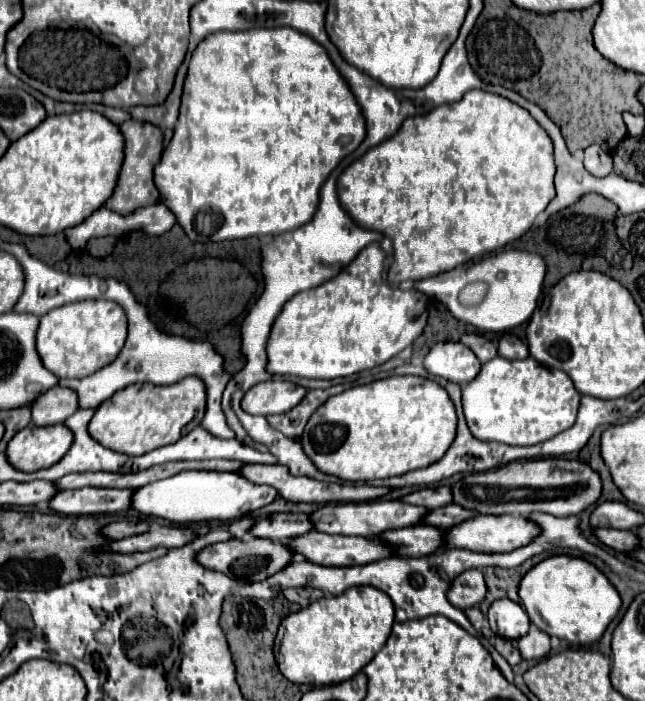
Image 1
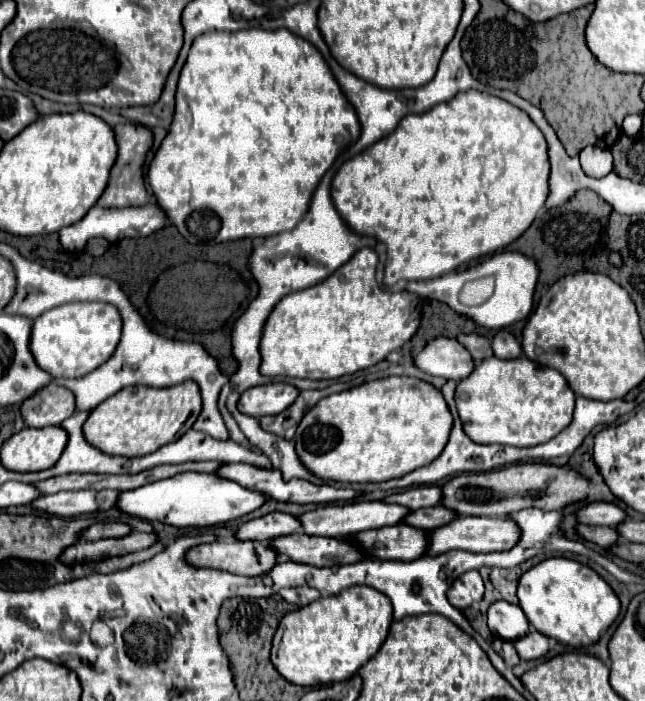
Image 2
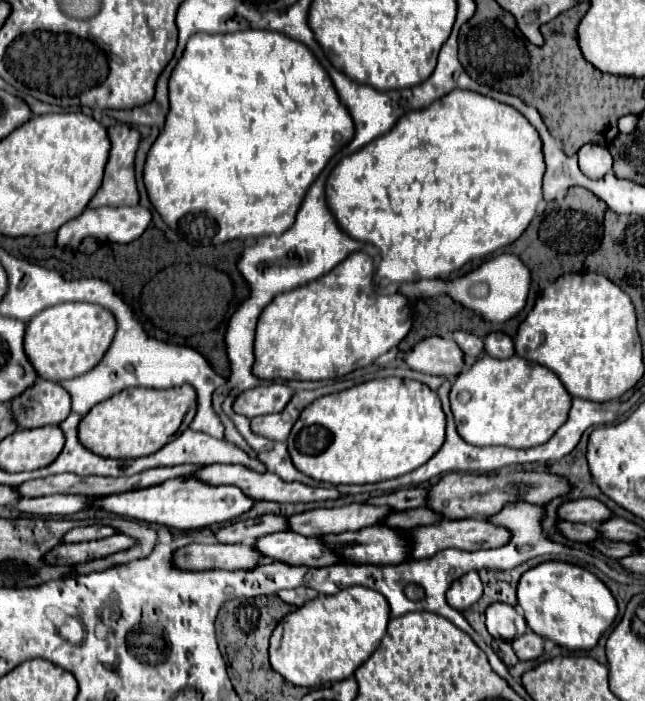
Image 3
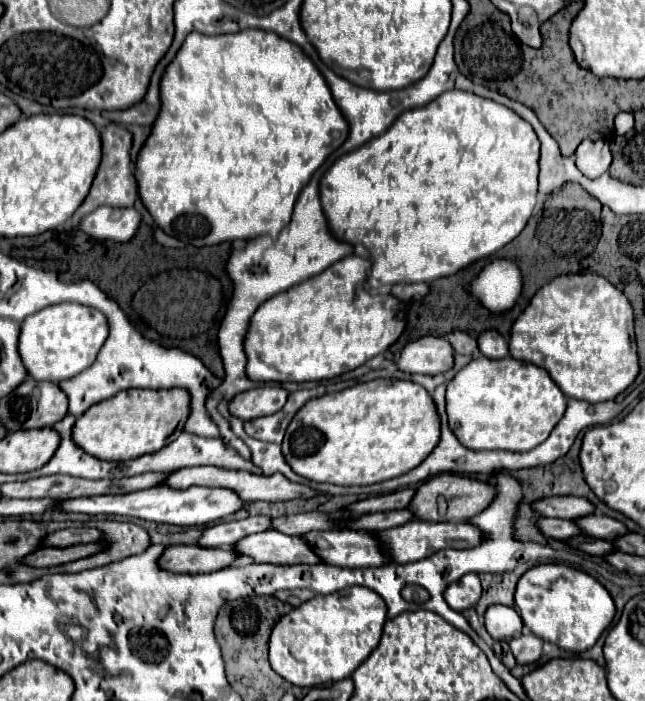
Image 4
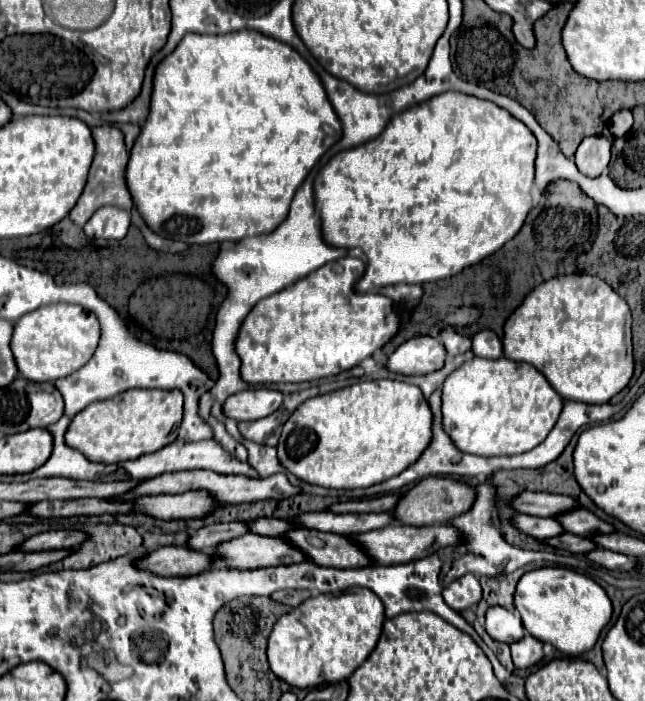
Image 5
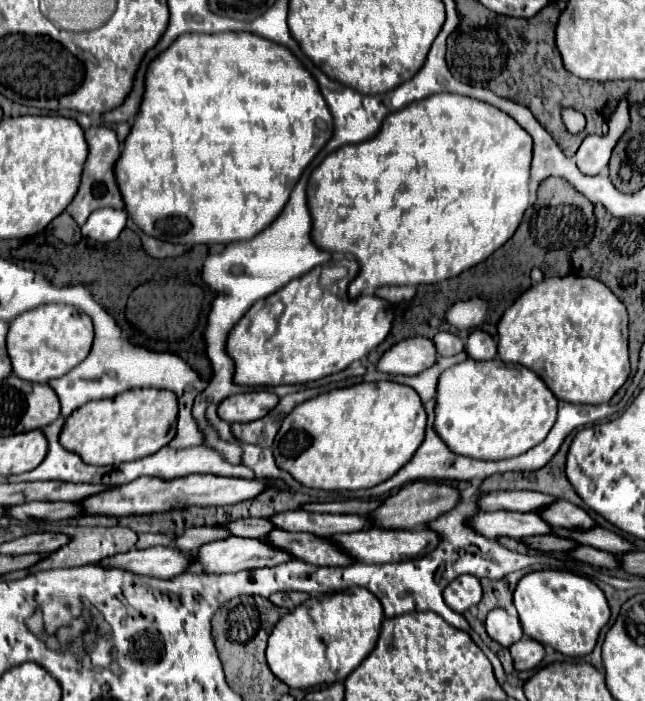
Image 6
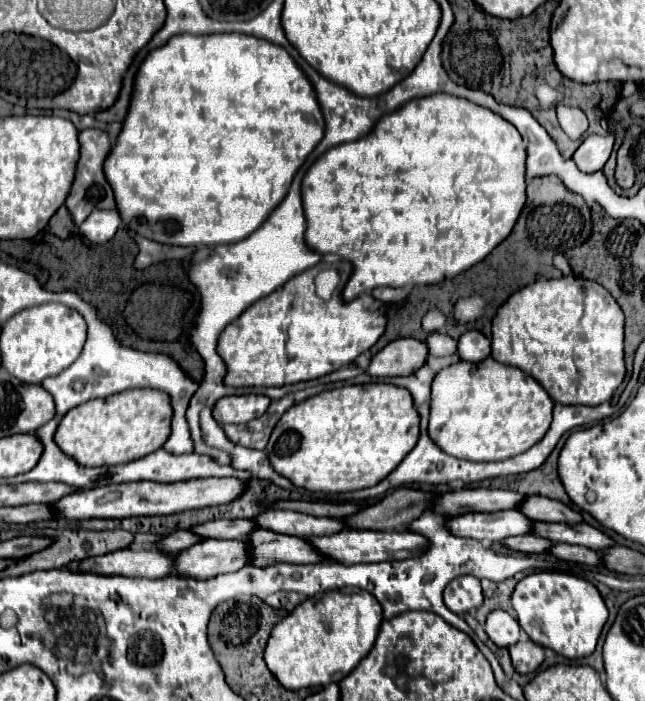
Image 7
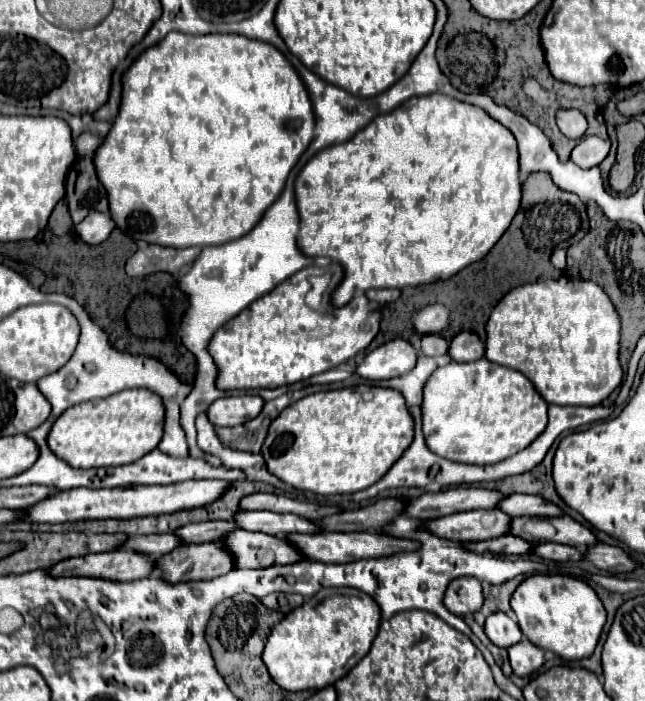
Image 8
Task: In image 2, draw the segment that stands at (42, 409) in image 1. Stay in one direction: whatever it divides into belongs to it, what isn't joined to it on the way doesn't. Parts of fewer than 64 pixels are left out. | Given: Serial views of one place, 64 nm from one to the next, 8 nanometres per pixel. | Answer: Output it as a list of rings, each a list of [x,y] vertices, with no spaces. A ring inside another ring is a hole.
[[[54,382],[36,392],[30,400],[22,404],[22,416],[26,426],[44,428],[44,426],[58,426],[76,410],[74,394],[64,388],[56,386]]]

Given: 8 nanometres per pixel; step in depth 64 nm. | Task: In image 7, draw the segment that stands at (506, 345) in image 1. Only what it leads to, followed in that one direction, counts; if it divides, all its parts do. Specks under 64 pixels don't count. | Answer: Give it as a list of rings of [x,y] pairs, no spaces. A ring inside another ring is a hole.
[[[468,330],[464,336],[460,336],[460,358],[462,360],[486,360],[492,354],[492,342],[478,330]]]

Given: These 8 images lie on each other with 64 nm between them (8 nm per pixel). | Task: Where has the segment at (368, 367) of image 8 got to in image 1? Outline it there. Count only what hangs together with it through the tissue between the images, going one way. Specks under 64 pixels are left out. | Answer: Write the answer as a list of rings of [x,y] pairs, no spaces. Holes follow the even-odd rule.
[[[438,342],[424,358],[424,366],[432,376],[456,384],[472,382],[482,368],[476,354],[462,342]]]

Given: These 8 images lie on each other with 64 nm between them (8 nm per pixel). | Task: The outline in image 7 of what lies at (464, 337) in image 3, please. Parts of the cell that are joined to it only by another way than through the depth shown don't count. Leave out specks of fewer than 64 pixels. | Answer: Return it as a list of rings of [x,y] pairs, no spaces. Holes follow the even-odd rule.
[[[432,332],[426,344],[432,356],[452,356],[458,350],[458,342],[448,334],[440,334],[440,332]]]

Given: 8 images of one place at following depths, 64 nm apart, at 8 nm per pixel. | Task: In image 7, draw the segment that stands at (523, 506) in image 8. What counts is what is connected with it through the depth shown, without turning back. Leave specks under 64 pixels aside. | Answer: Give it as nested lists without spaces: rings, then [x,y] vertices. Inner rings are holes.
[[[528,496],[528,502],[524,504],[524,508],[518,508],[518,510],[536,522],[564,522],[564,524],[584,522],[580,512],[572,510],[560,500],[552,500],[544,496]]]

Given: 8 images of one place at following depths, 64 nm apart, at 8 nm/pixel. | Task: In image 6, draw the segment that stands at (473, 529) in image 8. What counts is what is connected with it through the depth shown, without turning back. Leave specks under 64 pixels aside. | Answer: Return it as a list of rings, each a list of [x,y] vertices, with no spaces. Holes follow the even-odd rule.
[[[482,512],[482,516],[476,516],[472,526],[478,532],[484,532],[484,536],[514,536],[514,538],[526,538],[526,536],[544,536],[552,532],[552,526],[536,516],[536,514],[520,514],[520,512]]]

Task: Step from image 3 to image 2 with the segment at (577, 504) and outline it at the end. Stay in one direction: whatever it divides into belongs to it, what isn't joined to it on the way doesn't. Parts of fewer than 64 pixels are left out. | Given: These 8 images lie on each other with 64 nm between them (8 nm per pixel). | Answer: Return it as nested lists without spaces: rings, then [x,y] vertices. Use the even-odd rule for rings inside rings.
[[[592,502],[588,506],[584,506],[578,512],[578,520],[582,524],[592,524],[592,526],[610,526],[616,528],[622,522],[628,520],[628,514],[612,502]]]

